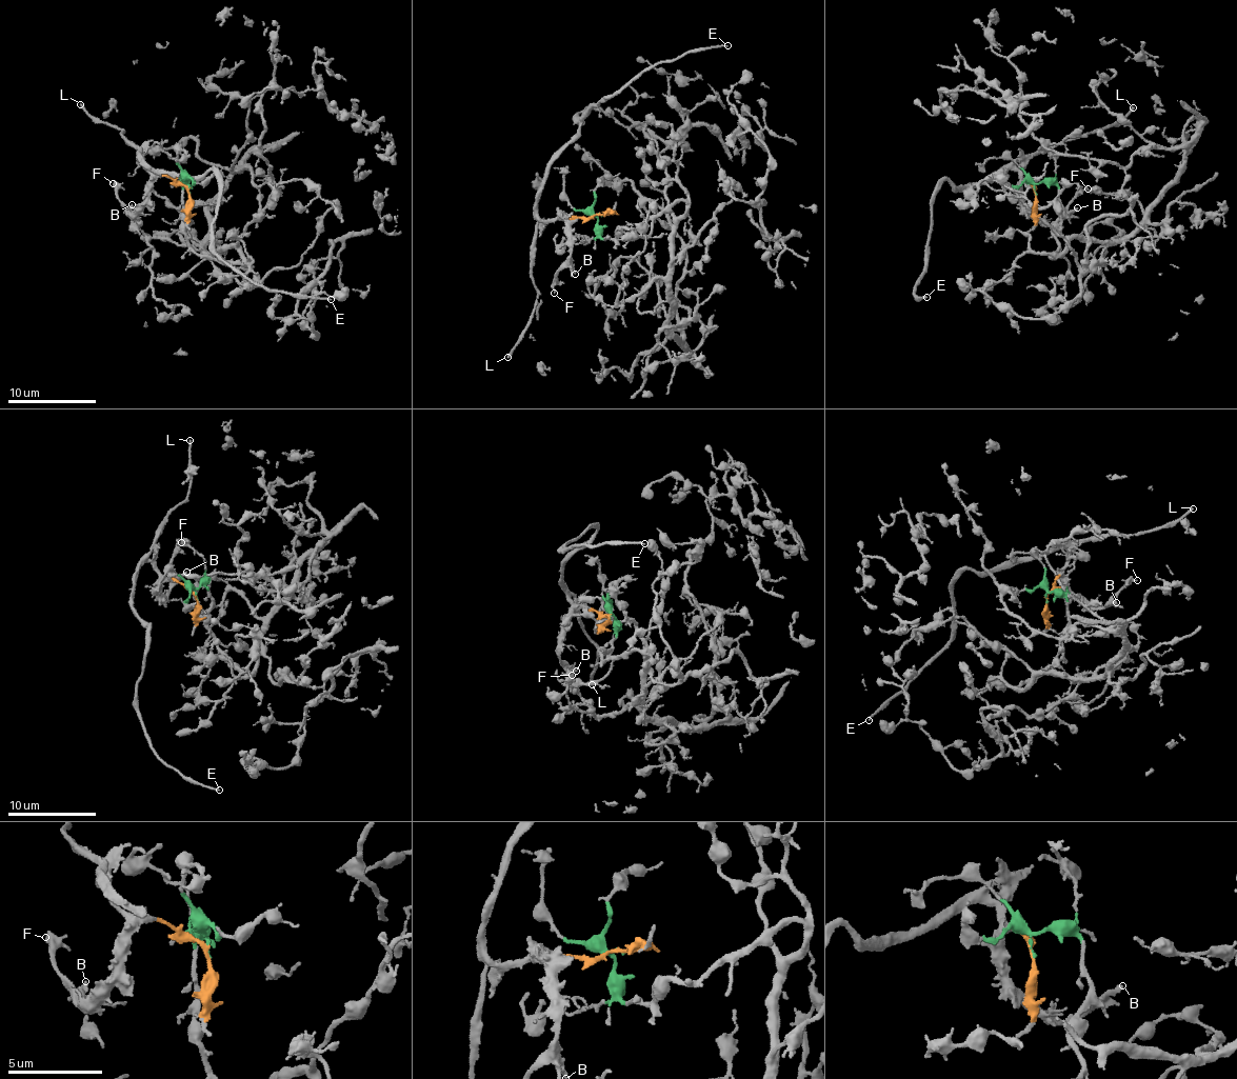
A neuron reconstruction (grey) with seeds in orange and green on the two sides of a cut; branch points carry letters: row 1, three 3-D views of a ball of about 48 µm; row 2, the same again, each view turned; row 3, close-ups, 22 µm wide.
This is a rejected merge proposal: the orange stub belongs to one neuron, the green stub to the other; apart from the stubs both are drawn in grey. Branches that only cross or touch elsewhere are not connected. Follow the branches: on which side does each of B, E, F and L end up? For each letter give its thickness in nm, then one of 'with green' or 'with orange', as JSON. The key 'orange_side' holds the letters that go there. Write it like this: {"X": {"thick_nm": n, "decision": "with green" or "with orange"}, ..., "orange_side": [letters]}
{"B": {"thick_nm": 190, "decision": "with orange"}, "E": {"thick_nm": 170, "decision": "with orange"}, "F": {"thick_nm": 140, "decision": "with orange"}, "L": {"thick_nm": 200, "decision": "with orange"}, "orange_side": ["B", "E", "F", "L"]}

